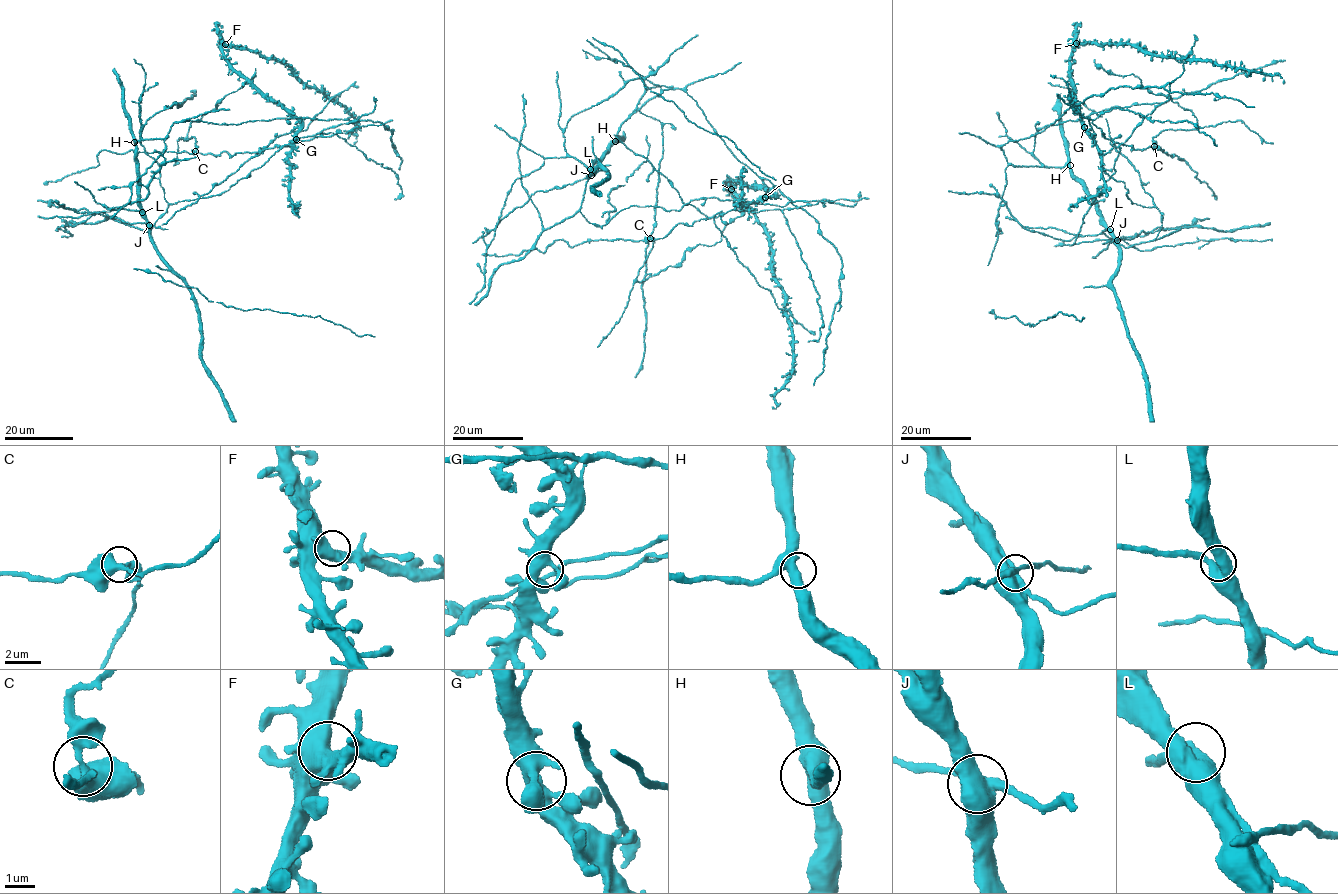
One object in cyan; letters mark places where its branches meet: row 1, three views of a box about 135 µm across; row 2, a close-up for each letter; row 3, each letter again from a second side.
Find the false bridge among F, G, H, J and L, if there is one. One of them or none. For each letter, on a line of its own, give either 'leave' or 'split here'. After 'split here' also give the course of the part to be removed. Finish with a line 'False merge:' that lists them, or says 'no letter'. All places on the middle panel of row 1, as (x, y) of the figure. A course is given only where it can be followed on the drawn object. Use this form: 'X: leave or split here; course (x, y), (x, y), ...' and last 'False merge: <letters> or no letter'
F: leave
G: leave
H: leave
J: split here
L: leave
False merge: J

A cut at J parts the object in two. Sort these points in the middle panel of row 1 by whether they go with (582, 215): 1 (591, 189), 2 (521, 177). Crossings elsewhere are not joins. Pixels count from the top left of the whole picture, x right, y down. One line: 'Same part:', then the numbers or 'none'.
Same part: 1, 2

